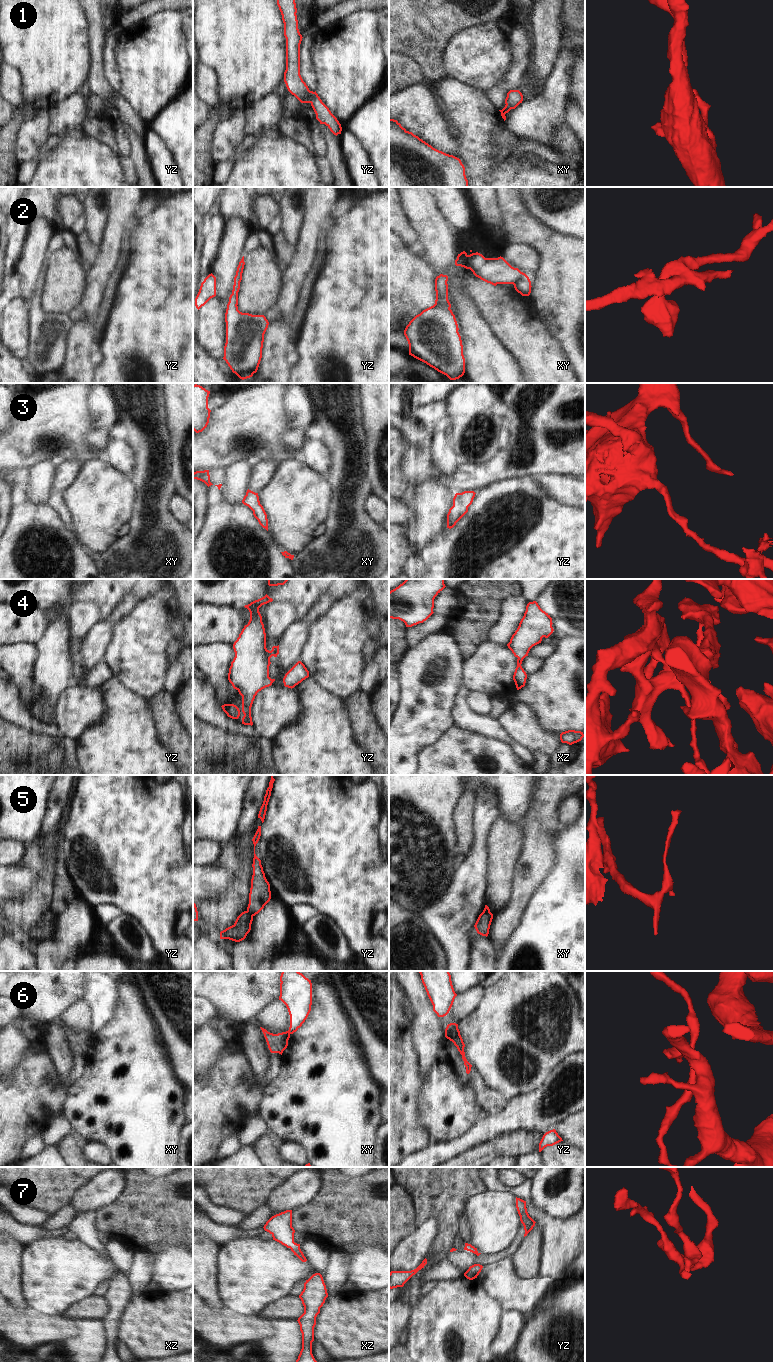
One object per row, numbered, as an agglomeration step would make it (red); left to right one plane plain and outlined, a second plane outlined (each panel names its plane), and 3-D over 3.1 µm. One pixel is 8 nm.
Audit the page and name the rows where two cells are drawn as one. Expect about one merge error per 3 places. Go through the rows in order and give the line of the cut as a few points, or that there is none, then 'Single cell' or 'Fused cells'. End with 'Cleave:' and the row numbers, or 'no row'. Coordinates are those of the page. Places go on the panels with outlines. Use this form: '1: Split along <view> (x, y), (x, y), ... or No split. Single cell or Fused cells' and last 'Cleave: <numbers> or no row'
1: No split. Single cell
2: No split. Single cell
3: No split. Single cell
4: No split. Single cell
5: Split along yz (247, 910), (252, 916). Fused cells
6: Split along yz (457, 1027), (445, 1033). Fused cells
7: No split. Single cell
Cleave: 5, 6.

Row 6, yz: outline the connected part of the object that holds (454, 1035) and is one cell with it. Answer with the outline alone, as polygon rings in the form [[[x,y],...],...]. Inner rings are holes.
[[[456,1028],[454,1030],[451,1030],[447,1033],[445,1033],[445,1037],[447,1039],[449,1039],[450,1041],[452,1041],[454,1043],[454,1045],[457,1047],[458,1051],[462,1055],[462,1059],[463,1059],[464,1065],[466,1067],[466,1073],[469,1074],[471,1071],[472,1065],[467,1061],[467,1059],[465,1057],[465,1052],[464,1052],[465,1044],[464,1044],[463,1039],[460,1035],[459,1029]]]

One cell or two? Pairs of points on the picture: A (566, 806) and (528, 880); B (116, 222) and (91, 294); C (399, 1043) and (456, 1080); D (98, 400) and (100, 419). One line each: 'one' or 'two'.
A: two
B: one
C: two
D: one

